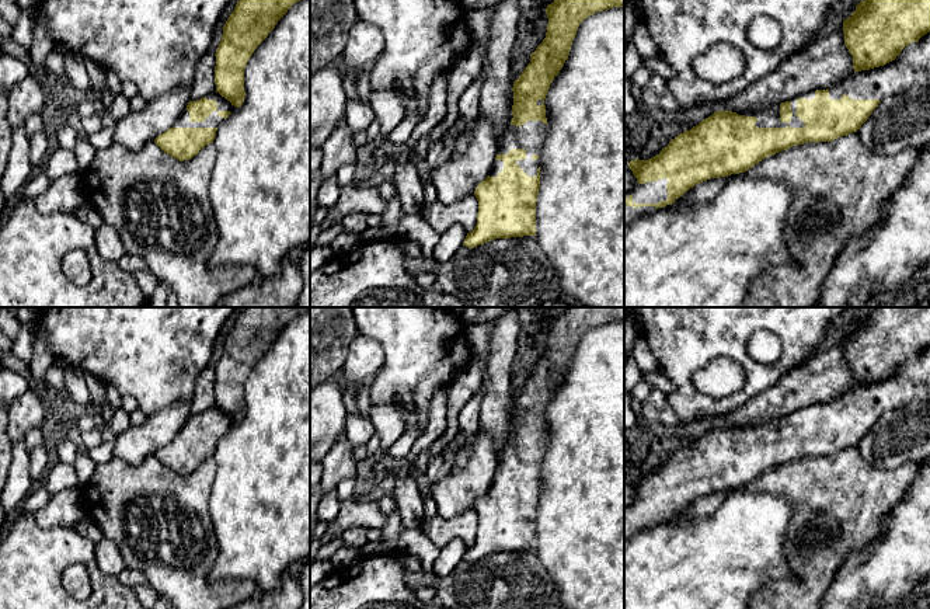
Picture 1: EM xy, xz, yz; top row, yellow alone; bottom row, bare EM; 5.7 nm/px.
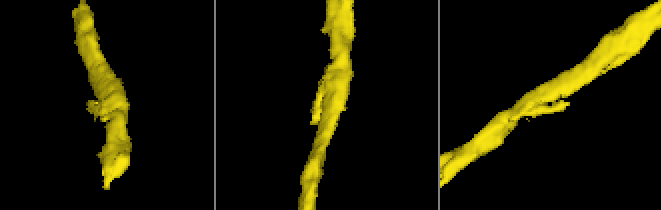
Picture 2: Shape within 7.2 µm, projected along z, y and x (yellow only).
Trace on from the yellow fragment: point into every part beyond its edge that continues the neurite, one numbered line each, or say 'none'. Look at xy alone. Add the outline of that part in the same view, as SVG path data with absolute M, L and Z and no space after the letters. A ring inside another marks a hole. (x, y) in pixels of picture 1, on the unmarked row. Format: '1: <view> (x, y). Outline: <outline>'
1: xy (213, 434). Outline: M212 407L206 410L208 414L215 414L217 417L217 424L213 425L203 436L191 436L189 427L184 424L178 434L174 436L174 442L219 442L224 432L219 431L219 425L230 425L233 427L233 420L219 407Z

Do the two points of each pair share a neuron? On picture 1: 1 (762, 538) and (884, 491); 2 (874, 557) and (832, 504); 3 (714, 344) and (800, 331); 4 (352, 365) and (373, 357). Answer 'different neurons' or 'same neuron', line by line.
1: different neurons
2: different neurons
3: same neuron
4: same neuron

